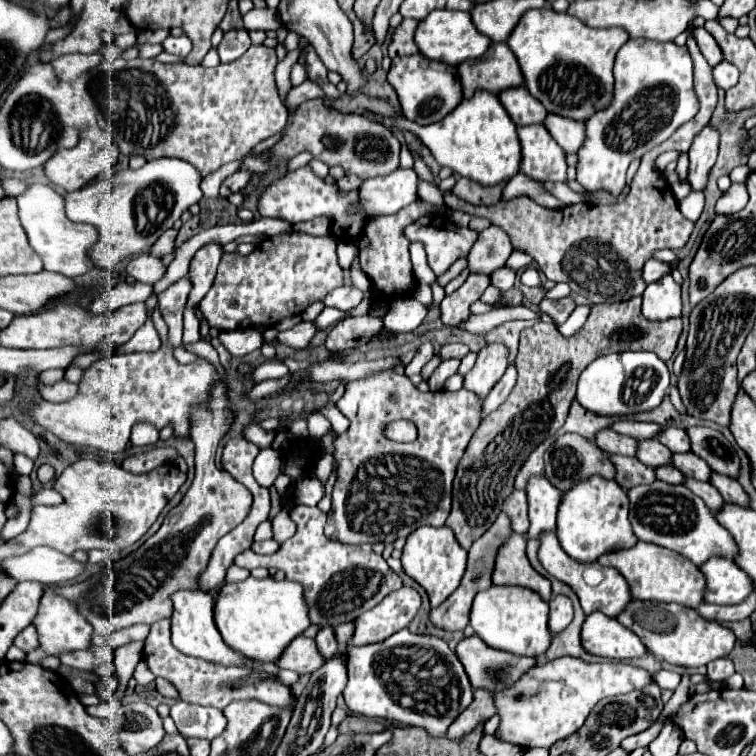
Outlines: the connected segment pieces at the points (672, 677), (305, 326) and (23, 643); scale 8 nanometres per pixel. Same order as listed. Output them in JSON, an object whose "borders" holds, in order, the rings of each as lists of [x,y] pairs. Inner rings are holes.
{"borders":[[[[658,670],[652,674],[652,680],[660,686],[660,688],[666,688],[666,690],[676,690],[676,686],[680,684],[680,674],[678,672],[672,672],[672,670]]],[[[300,322],[286,332],[278,332],[276,344],[284,344],[284,346],[290,346],[294,350],[302,350],[308,346],[308,342],[314,338],[314,334],[316,334],[316,330],[314,330],[312,322]]],[[[32,624],[28,628],[24,628],[22,634],[18,634],[14,638],[14,644],[18,648],[22,648],[24,652],[30,652],[30,648],[36,648],[38,646],[38,632],[36,632],[36,628]]]]}

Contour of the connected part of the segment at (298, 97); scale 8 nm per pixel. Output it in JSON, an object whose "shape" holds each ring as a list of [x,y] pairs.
{"shape":[[[306,80],[304,84],[290,88],[290,92],[286,94],[284,102],[286,102],[286,106],[288,106],[288,108],[294,108],[294,106],[298,106],[298,104],[302,104],[302,102],[306,102],[306,100],[318,98],[318,96],[320,96],[320,98],[324,98],[324,92],[322,92],[314,82]]]}

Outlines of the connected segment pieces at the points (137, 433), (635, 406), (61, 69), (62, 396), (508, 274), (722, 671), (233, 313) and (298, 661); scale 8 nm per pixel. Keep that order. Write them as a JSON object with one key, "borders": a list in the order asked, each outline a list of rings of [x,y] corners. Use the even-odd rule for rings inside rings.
{"borders":[[[[136,422],[130,434],[132,444],[136,446],[146,446],[146,444],[154,444],[158,440],[158,428],[148,424],[148,422]]],[[[620,352],[596,358],[580,374],[576,400],[600,416],[630,416],[656,408],[668,390],[668,368],[654,352]]],[[[94,52],[94,54],[62,54],[58,58],[54,58],[50,64],[54,66],[54,72],[60,80],[74,80],[78,78],[82,72],[88,72],[90,68],[98,66],[104,60],[102,52]]],[[[60,380],[50,388],[46,388],[46,386],[42,386],[38,382],[38,390],[40,390],[42,398],[48,400],[48,402],[66,402],[66,400],[70,400],[70,398],[74,398],[78,394],[78,386],[74,386],[74,384],[66,382],[66,380]]],[[[502,266],[500,270],[496,270],[496,272],[490,274],[490,286],[496,286],[496,288],[500,288],[500,290],[508,290],[508,288],[512,288],[512,284],[514,284],[514,276],[516,276],[514,270]]],[[[718,658],[708,664],[708,678],[712,682],[724,682],[734,674],[734,664],[730,658]]],[[[286,232],[278,236],[266,238],[256,250],[248,256],[240,256],[238,252],[224,254],[212,288],[200,302],[200,312],[206,316],[208,324],[216,330],[236,330],[236,328],[252,328],[252,326],[268,326],[272,328],[286,316],[300,314],[302,308],[316,300],[324,300],[324,296],[344,284],[344,272],[338,264],[336,242],[330,236],[310,236],[302,232]]],[[[298,636],[298,640],[294,640],[290,648],[286,648],[286,652],[282,654],[282,660],[278,662],[280,668],[294,670],[298,674],[312,674],[322,664],[324,664],[324,656],[318,650],[316,640],[306,636]]]]}

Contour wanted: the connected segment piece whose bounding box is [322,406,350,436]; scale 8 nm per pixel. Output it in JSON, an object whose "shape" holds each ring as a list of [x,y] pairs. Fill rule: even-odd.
{"shape":[[[326,406],[326,408],[322,408],[322,414],[330,420],[330,424],[334,426],[334,430],[336,430],[336,434],[340,436],[340,434],[344,434],[346,430],[348,430],[348,426],[350,426],[350,420],[336,408],[336,406]]]}

